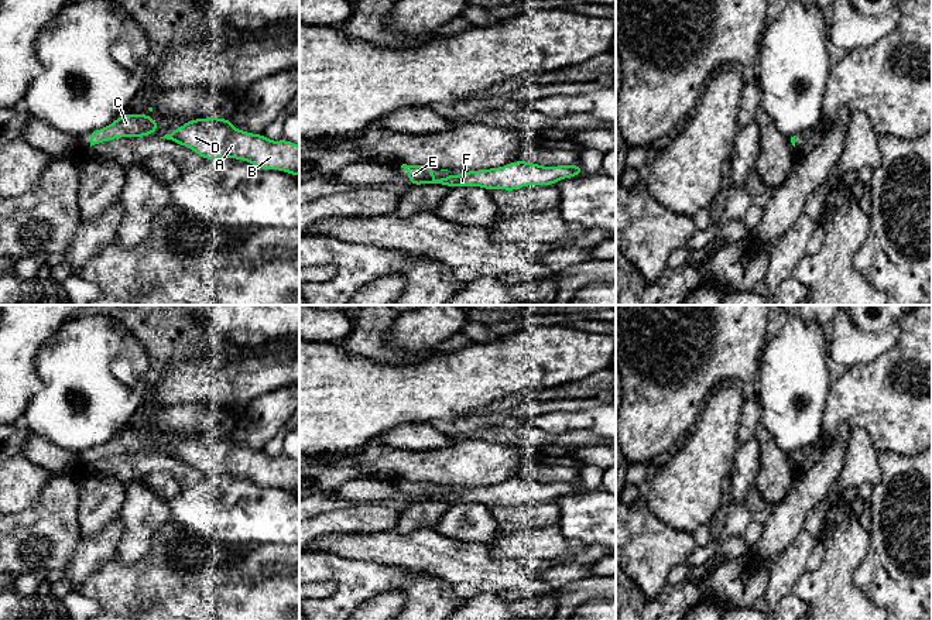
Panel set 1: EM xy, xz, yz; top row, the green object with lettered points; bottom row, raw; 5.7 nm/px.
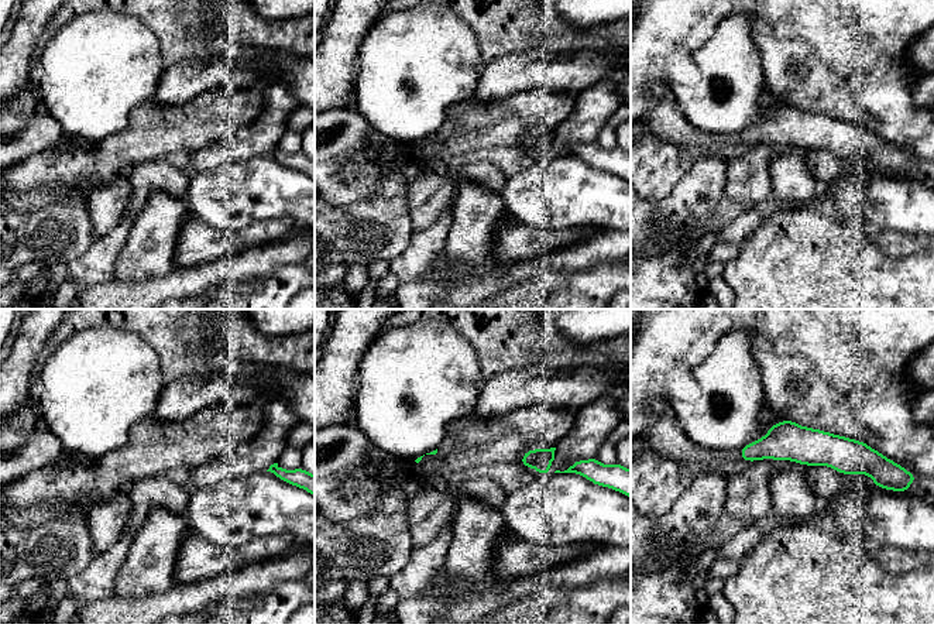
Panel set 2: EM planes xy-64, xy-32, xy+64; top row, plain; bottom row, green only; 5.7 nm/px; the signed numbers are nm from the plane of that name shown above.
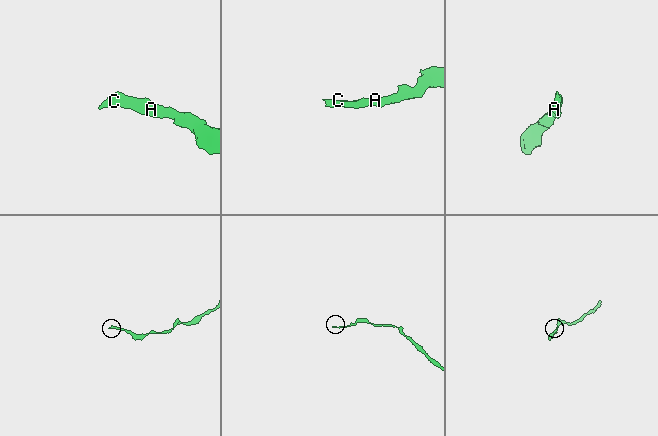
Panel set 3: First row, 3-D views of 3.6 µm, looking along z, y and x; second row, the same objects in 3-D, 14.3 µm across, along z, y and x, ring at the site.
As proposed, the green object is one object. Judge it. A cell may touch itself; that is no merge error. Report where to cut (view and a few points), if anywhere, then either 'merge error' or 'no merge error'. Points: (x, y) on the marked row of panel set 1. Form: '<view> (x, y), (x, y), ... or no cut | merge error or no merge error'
no cut | no merge error

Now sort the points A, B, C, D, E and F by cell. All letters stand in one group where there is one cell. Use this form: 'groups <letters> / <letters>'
groups A B C D E F

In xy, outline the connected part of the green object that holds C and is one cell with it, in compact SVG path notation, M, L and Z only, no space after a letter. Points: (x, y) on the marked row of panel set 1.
M123 113L117 120L104 129L95 130L88 134L90 147L99 143L116 140L119 137L147 137L158 130L158 121L148 114Z

